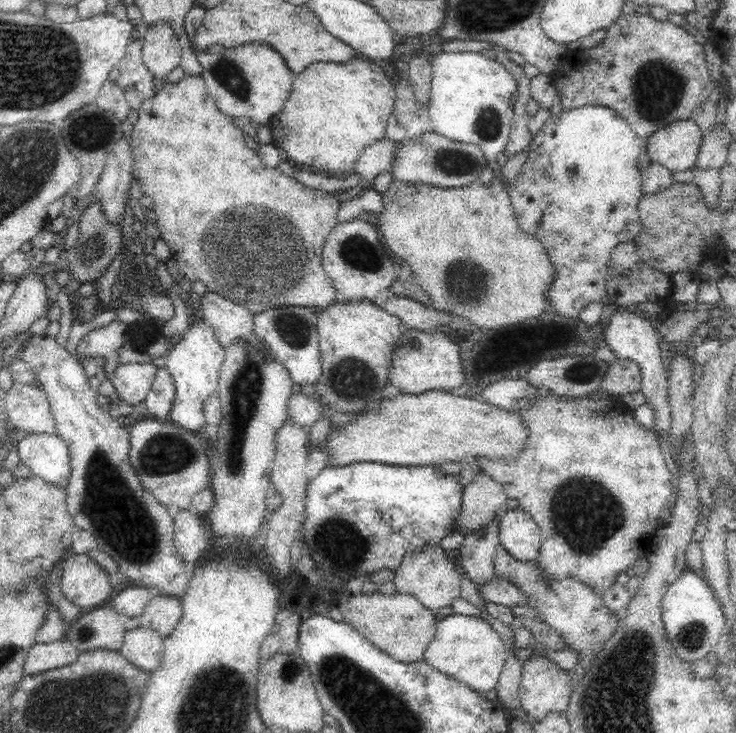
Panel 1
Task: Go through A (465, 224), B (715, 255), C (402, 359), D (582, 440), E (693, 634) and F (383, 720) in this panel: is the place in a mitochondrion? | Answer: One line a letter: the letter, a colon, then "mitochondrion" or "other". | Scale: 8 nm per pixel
A: other
B: other
C: other
D: other
E: mitochondrion
F: mitochondrion

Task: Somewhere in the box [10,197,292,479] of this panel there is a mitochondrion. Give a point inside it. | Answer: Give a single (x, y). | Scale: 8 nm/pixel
(244, 391)

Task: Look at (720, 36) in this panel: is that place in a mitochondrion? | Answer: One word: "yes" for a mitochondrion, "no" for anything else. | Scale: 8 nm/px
no

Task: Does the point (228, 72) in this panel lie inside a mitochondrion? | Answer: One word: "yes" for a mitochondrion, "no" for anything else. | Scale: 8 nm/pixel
yes

